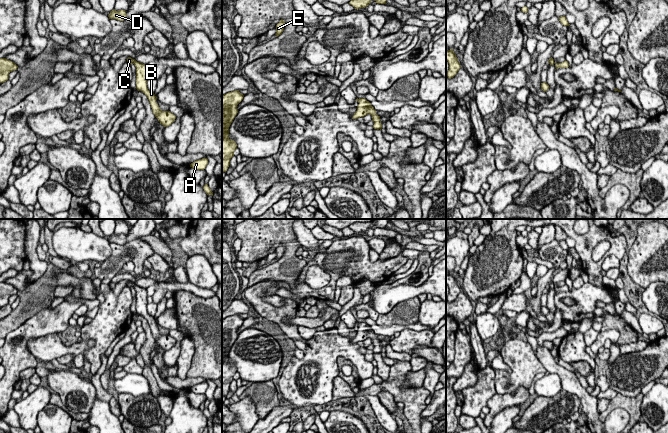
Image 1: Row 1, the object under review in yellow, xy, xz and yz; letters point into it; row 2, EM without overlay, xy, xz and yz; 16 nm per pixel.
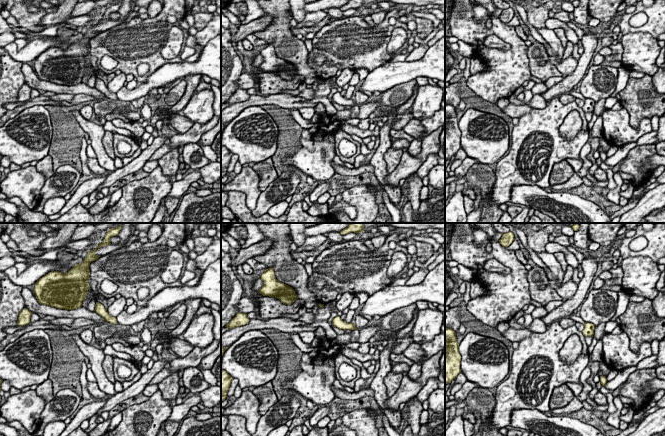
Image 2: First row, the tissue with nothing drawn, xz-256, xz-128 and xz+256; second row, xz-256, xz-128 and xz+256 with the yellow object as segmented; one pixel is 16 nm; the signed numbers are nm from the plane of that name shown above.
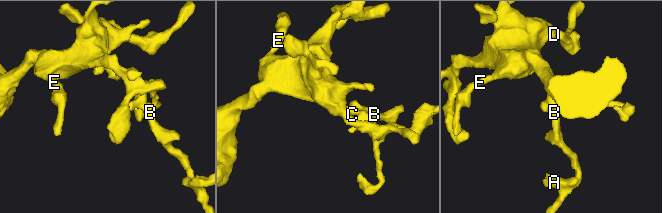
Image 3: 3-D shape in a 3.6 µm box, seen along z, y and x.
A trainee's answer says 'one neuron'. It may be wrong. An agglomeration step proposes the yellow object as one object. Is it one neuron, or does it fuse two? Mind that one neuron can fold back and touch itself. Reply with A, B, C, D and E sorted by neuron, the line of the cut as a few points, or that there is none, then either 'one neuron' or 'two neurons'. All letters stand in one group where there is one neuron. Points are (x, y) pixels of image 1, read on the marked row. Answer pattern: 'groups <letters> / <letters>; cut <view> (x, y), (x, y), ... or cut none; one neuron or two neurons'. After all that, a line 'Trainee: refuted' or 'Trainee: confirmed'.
groups A B C D E; cut none; one neuron
Trainee: confirmed

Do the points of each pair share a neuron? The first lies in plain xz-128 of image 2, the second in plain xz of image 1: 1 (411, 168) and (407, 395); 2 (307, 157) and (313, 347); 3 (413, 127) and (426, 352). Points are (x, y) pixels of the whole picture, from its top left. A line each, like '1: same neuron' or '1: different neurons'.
1: different neurons
2: same neuron
3: same neuron

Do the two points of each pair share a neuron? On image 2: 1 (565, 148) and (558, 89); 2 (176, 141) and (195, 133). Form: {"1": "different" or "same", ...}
{"1": "different", "2": "same"}

